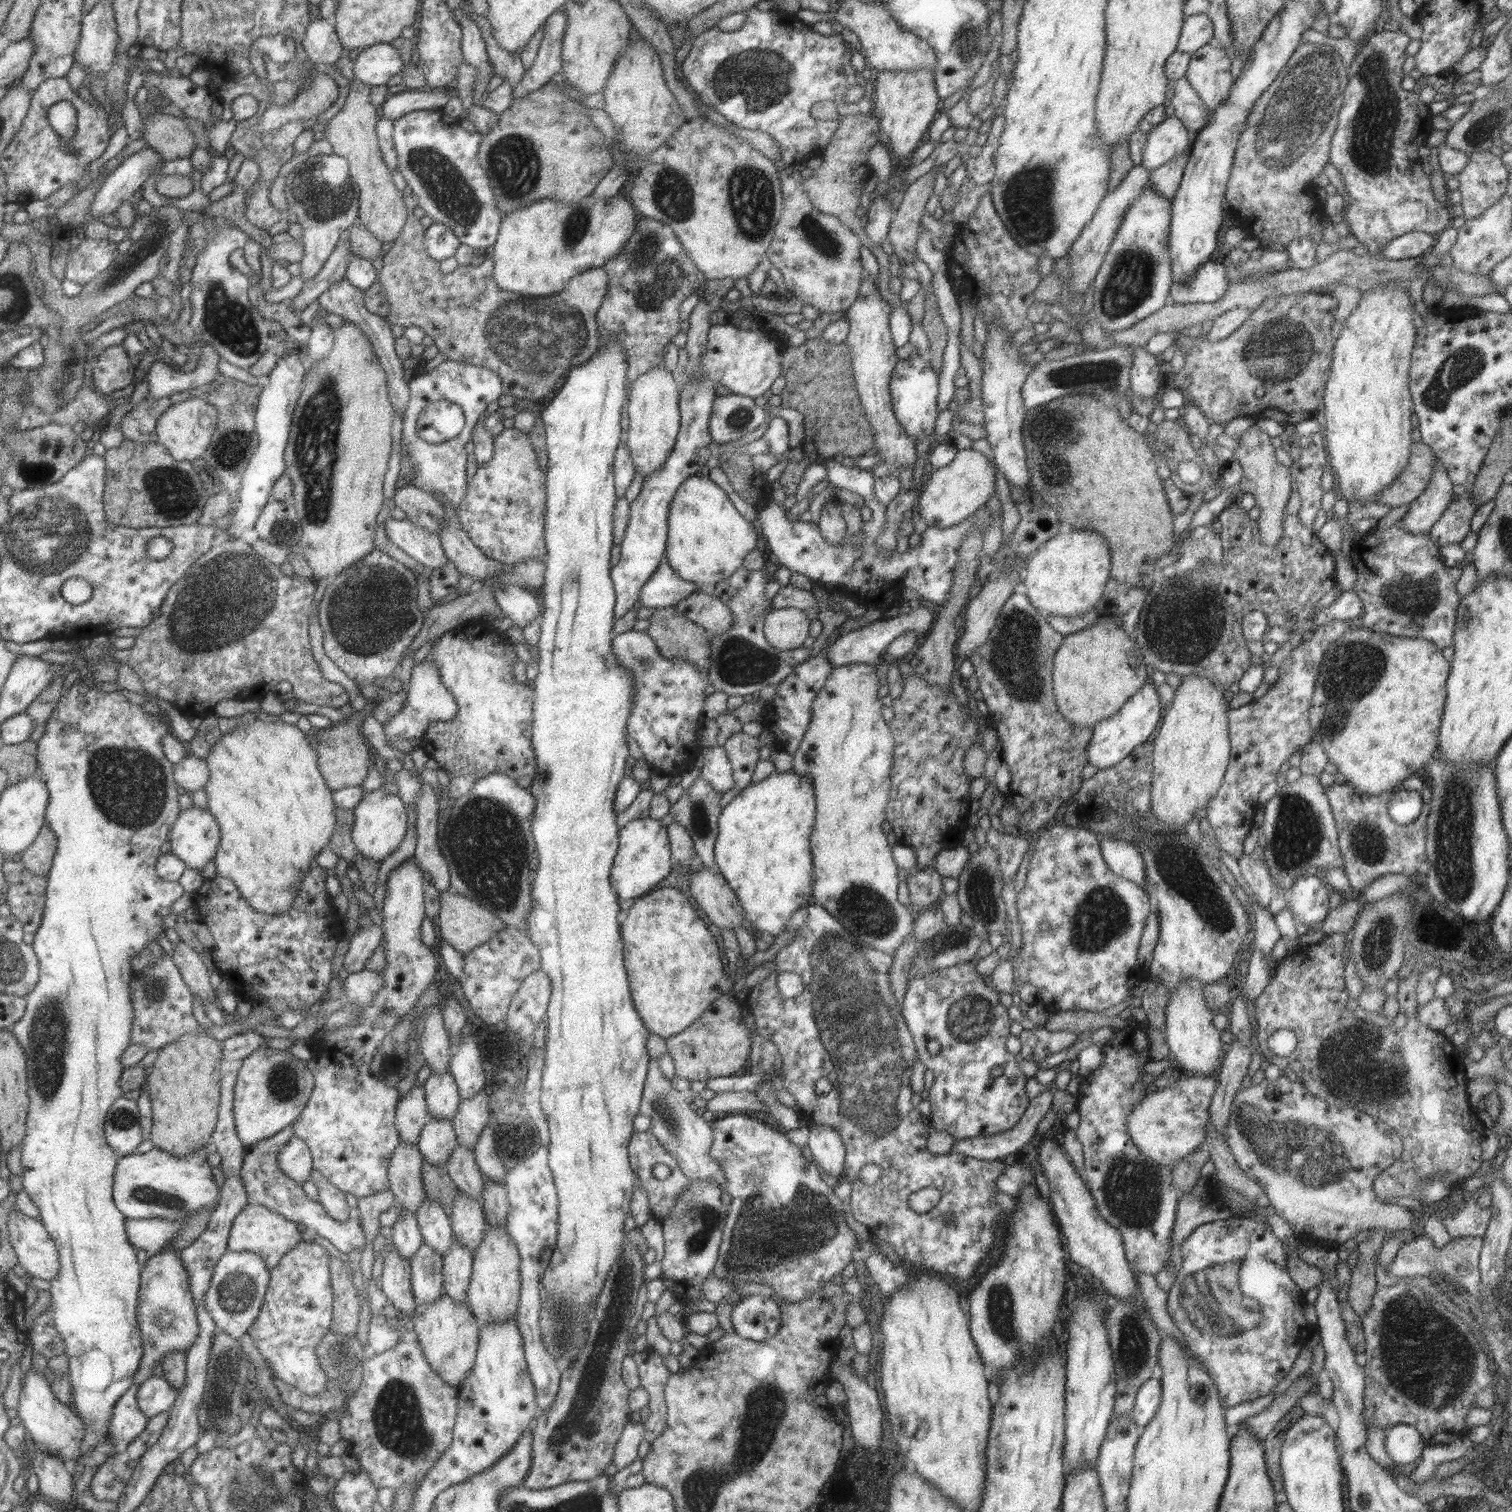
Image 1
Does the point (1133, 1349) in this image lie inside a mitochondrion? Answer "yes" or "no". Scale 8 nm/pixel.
yes

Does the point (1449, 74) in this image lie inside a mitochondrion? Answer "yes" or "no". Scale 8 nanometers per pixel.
no

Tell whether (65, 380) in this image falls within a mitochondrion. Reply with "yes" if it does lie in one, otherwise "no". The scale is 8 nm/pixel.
yes

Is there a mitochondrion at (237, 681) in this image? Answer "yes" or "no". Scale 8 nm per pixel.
no

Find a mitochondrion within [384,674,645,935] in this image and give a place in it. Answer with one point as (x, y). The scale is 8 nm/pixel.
(486, 843)

